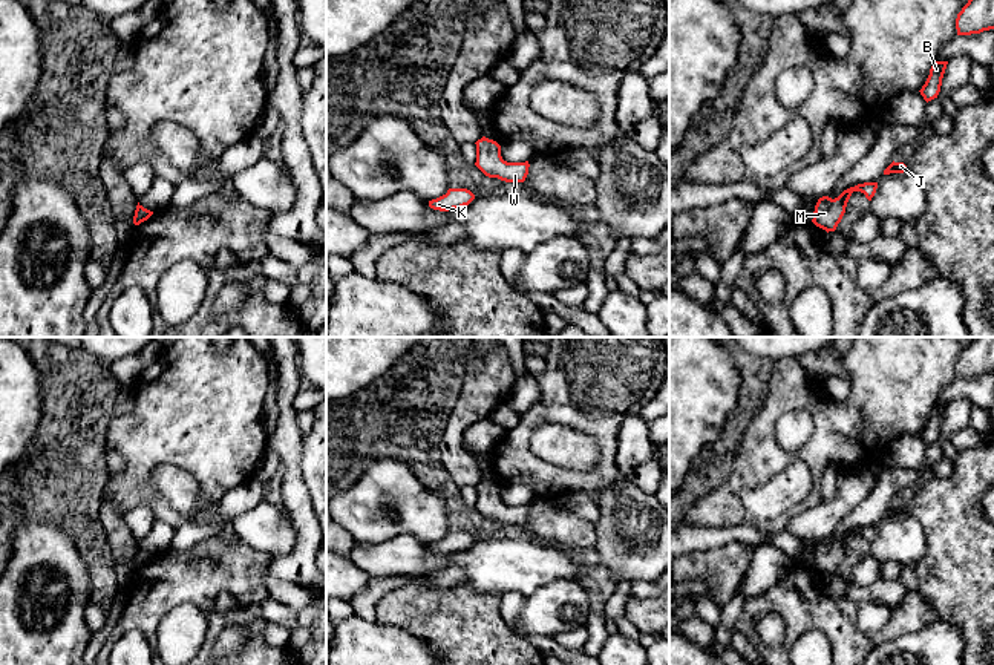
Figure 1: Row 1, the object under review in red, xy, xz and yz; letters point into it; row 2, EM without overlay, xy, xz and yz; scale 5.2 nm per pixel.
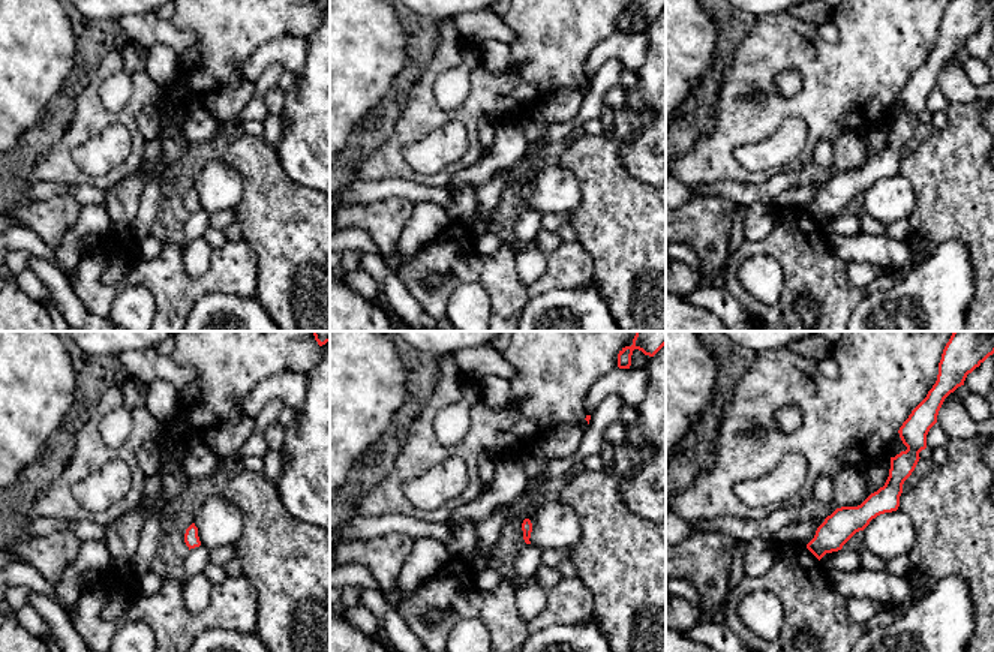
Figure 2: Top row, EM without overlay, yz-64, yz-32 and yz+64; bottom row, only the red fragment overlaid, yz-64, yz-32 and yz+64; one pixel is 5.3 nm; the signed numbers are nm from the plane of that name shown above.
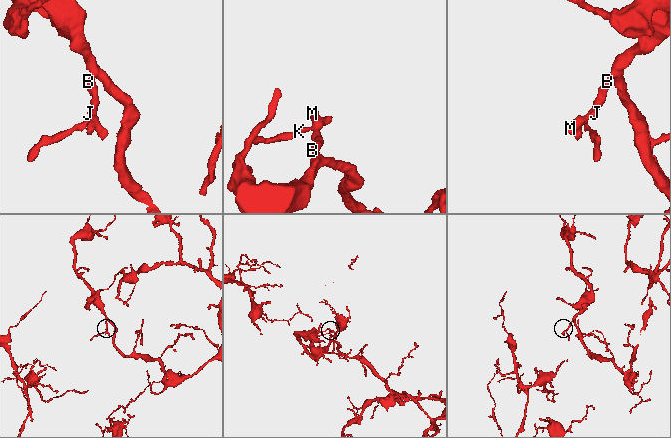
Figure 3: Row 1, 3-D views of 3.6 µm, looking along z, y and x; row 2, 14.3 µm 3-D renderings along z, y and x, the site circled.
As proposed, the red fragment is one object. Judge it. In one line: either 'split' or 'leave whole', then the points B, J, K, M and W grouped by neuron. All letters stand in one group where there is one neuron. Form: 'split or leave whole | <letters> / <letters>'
leave whole | B J K M W

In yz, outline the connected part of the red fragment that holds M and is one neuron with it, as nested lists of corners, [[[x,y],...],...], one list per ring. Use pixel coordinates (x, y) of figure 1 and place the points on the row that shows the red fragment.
[[[864,182],[864,184],[858,184],[855,187],[844,190],[835,199],[829,198],[829,196],[819,198],[815,205],[812,222],[816,227],[826,230],[827,233],[835,231],[845,213],[845,207],[847,207],[847,202],[850,199],[852,193],[861,192],[865,195],[865,198],[868,201],[871,201],[871,198],[876,193],[876,188],[878,188],[878,182]]]

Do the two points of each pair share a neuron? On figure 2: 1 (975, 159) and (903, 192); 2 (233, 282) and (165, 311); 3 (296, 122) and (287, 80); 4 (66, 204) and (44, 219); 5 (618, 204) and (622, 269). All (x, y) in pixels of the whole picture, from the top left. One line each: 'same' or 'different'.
1: different
2: same
3: different
4: same
5: same

